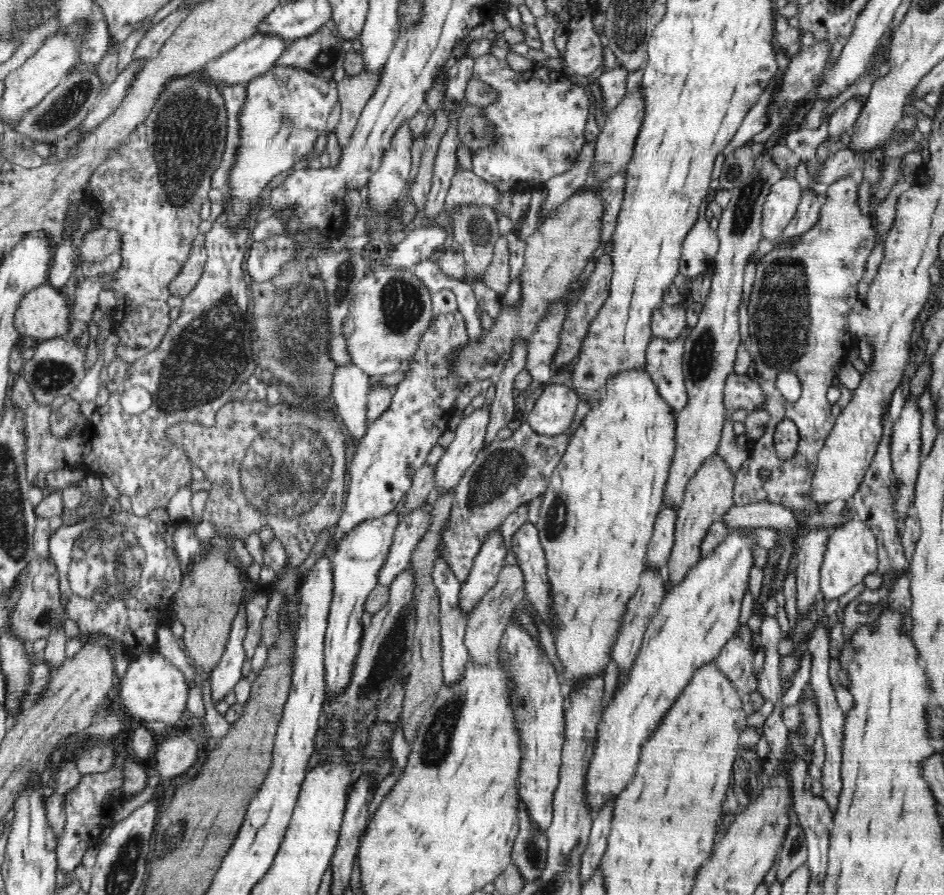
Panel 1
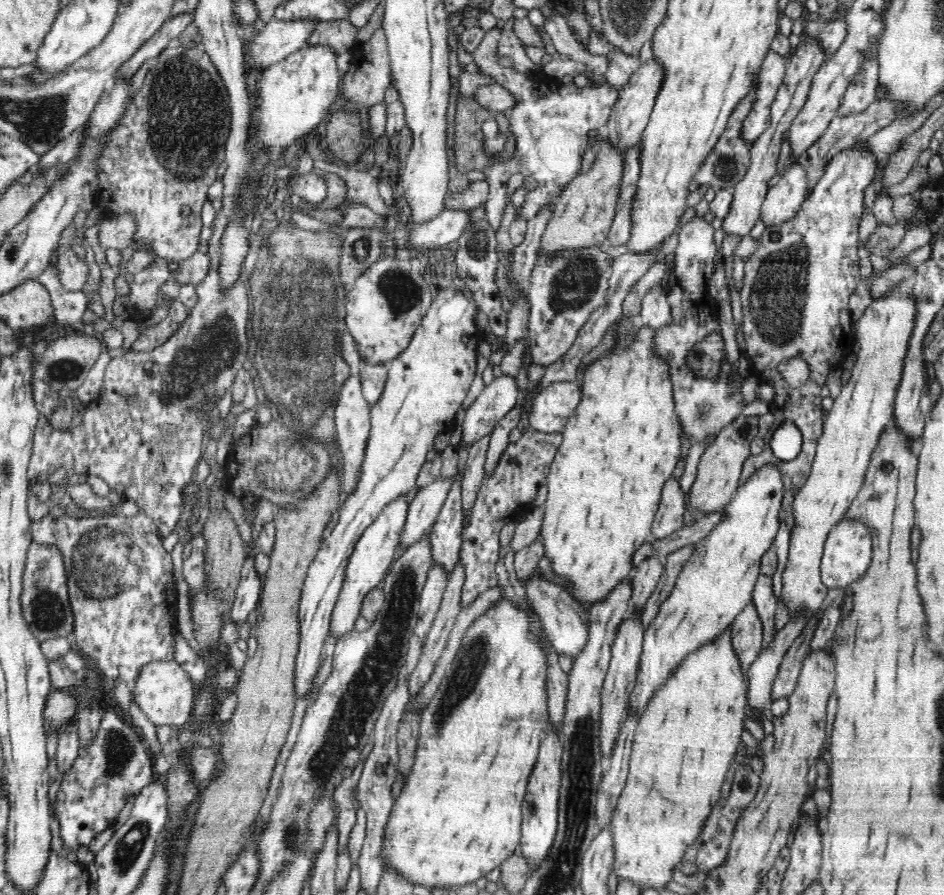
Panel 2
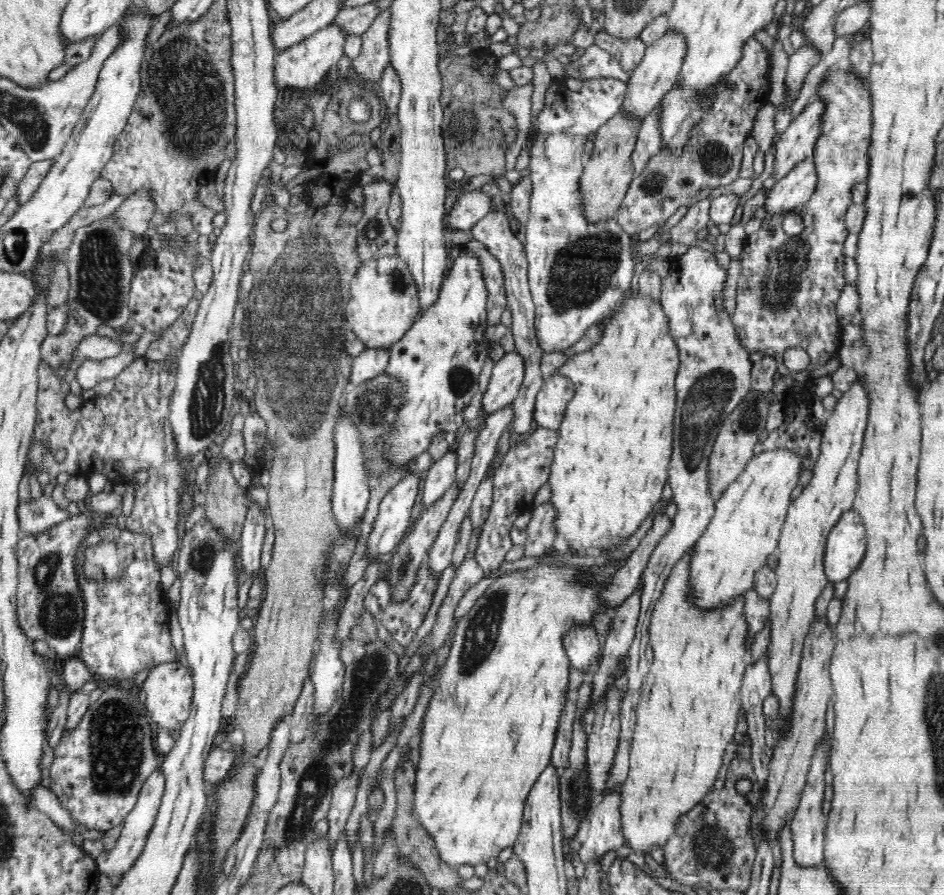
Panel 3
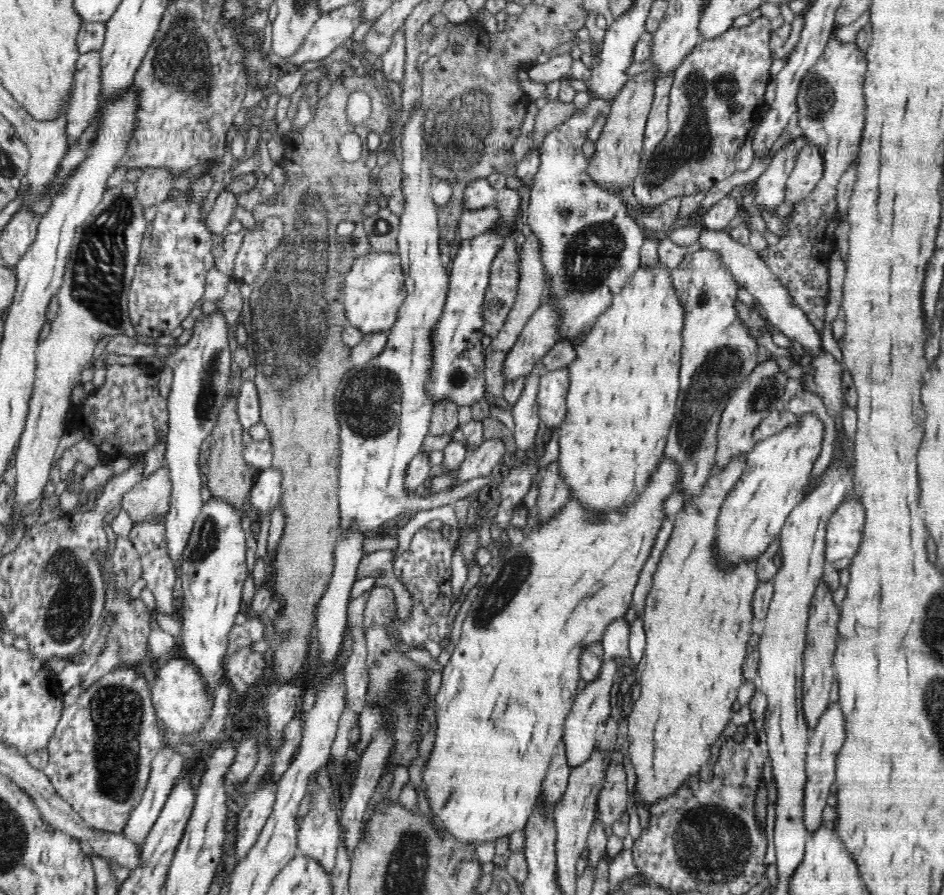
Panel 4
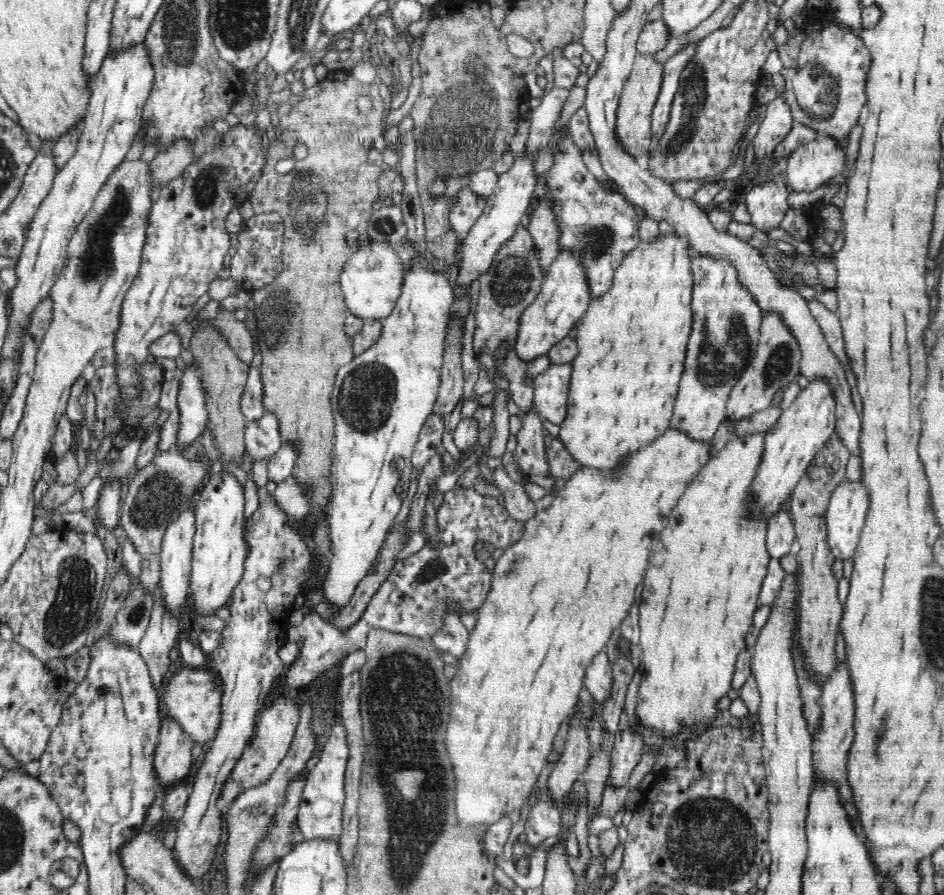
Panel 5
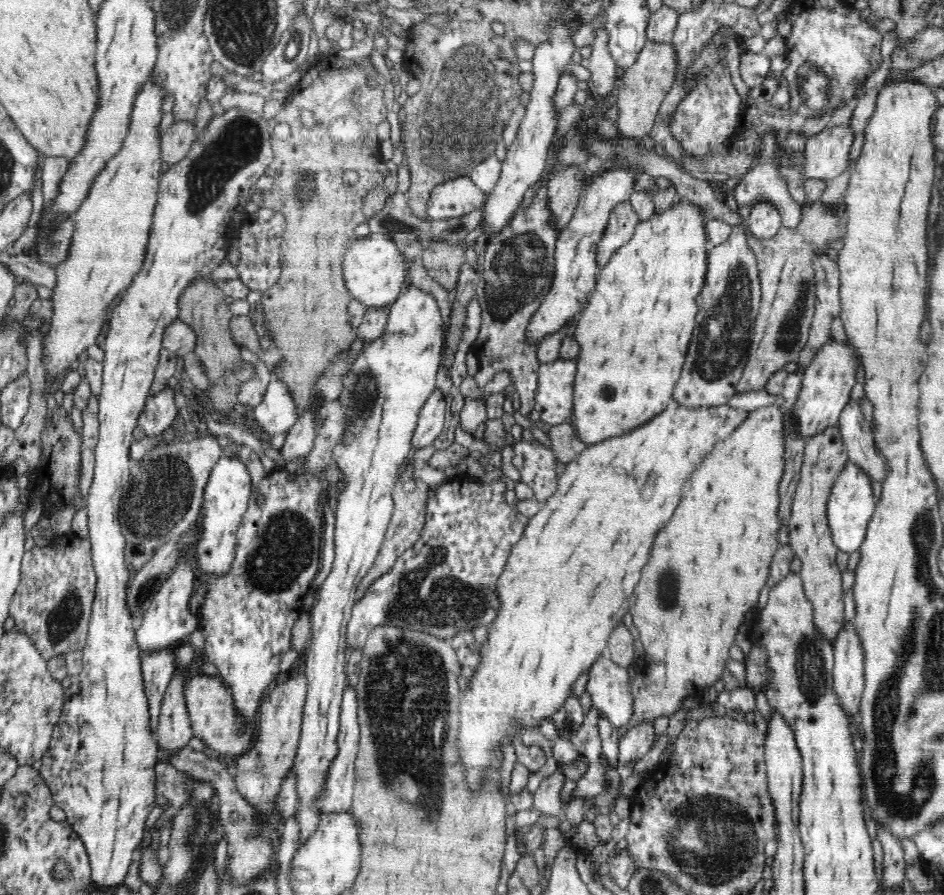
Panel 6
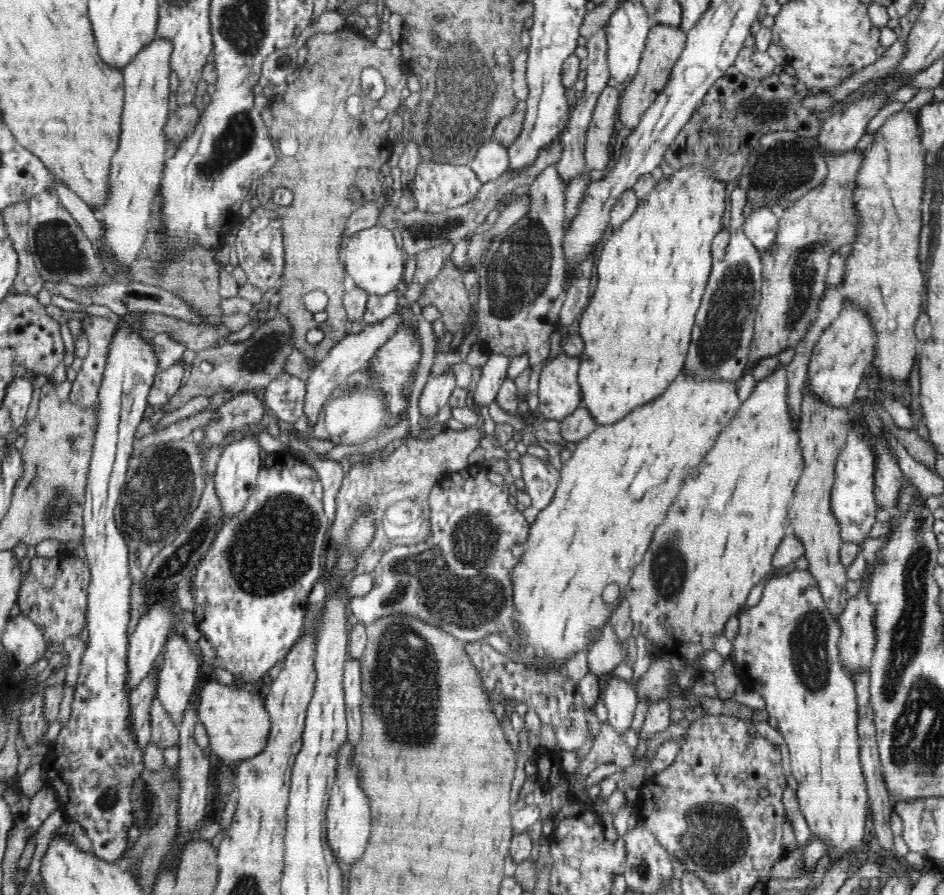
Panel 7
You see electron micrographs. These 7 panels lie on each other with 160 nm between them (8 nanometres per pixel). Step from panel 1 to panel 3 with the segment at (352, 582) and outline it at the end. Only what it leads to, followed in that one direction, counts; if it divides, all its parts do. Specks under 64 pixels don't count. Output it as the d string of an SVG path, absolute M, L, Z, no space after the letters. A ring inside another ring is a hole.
M409 474L391 489L387 489L380 503L378 517L368 538L369 564L381 561L378 557L396 552L397 546L408 534L410 518L420 492L420 476Z

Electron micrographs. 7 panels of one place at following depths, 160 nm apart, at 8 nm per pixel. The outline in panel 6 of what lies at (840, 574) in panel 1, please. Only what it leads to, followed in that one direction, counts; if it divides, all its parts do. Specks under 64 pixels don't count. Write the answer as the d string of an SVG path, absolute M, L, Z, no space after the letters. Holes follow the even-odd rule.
M849 461L841 474L836 477L827 503L827 520L834 545L839 551L849 554L862 546L876 504L871 477L862 468L854 465L854 462Z

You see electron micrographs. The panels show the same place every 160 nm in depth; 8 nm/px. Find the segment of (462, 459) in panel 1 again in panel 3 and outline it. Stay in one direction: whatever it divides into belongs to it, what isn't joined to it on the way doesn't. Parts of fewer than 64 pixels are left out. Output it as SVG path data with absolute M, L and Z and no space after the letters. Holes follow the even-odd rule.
M514 349L493 366L491 380L483 394L483 408L486 418L506 405L512 405L524 378L524 357Z

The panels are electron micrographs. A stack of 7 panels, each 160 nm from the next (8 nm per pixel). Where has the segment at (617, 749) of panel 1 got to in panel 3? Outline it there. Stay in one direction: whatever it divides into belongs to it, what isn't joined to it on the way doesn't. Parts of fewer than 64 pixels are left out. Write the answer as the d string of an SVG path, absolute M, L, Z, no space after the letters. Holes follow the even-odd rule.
M792 449L767 450L753 456L746 469L726 488L722 498L715 502L715 513L702 537L692 548L690 558L691 600L695 608L722 609L734 602L734 597L743 597L753 589L755 574L762 567L770 553L777 552L779 539L787 511L791 506L791 494L799 485L802 459Z

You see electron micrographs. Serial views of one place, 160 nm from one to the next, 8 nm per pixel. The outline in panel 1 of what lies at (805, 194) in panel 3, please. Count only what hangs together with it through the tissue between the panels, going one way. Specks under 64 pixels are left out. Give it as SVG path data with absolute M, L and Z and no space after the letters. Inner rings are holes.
M782 177L775 182L763 204L761 231L774 245L780 241L783 230L794 218L802 188L795 178Z

